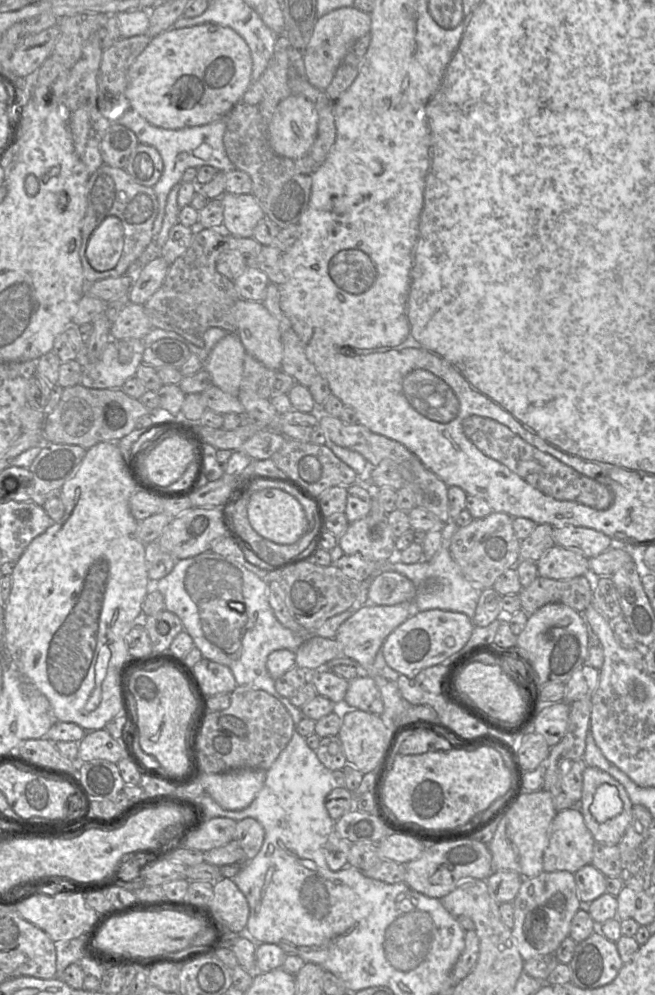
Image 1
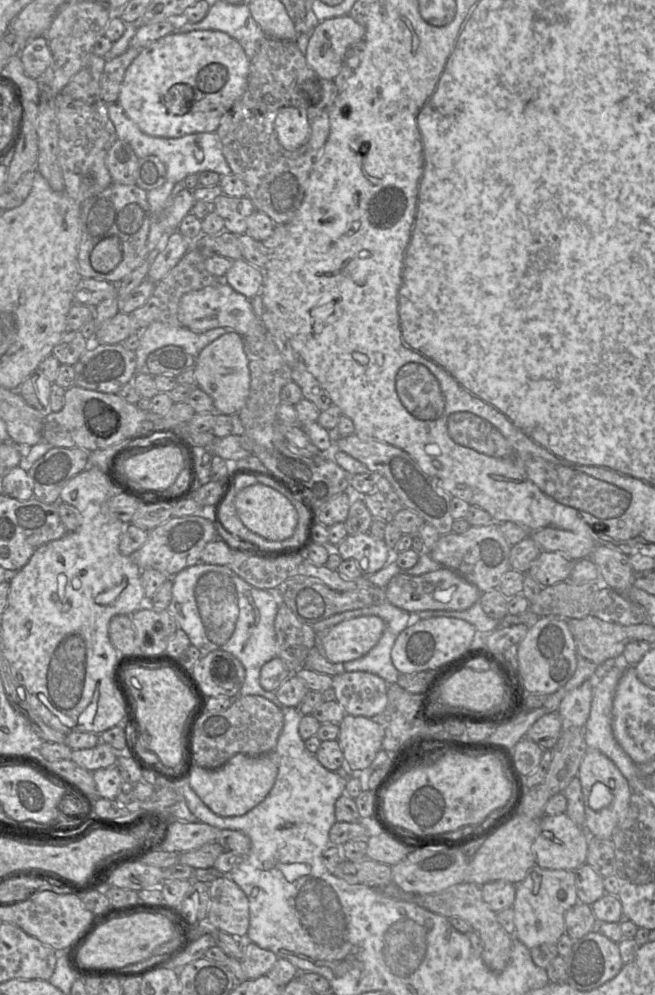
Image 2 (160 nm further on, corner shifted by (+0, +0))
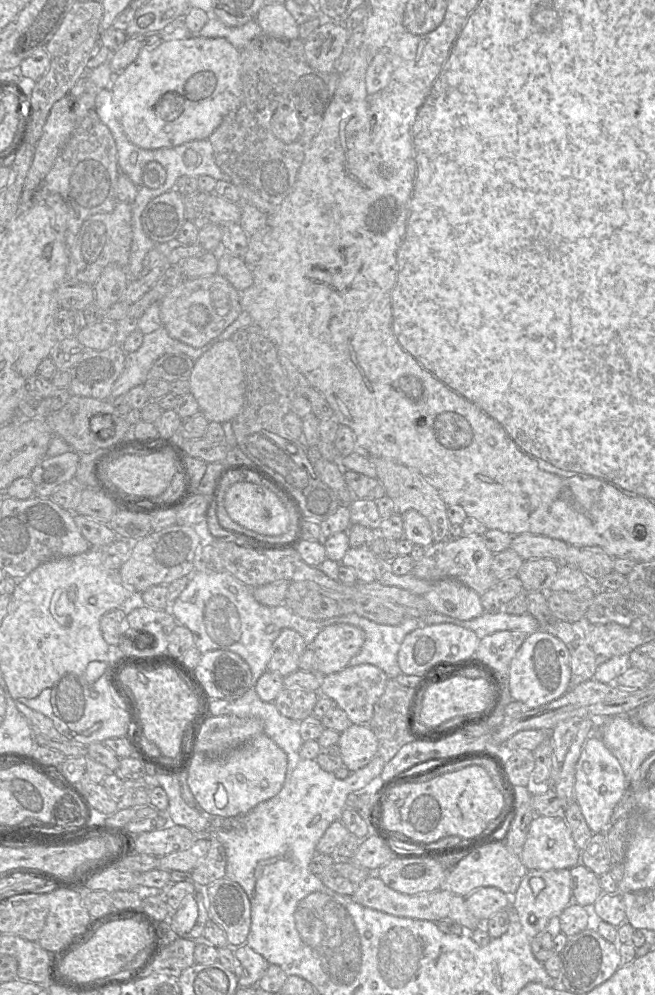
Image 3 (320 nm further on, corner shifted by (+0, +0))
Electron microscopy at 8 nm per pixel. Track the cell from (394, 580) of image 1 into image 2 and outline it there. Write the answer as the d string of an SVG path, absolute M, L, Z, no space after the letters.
M440 568L419 576L399 573L391 578L384 591L386 601L408 613L425 610L464 611L479 601L482 594L475 585L448 568Z

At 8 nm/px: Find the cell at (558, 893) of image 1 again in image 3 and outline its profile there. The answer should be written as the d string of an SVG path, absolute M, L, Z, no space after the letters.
M570 869L528 870L517 891L511 897L511 908L517 913L519 921L530 939L546 930L558 931L558 919L563 910L573 902Z

